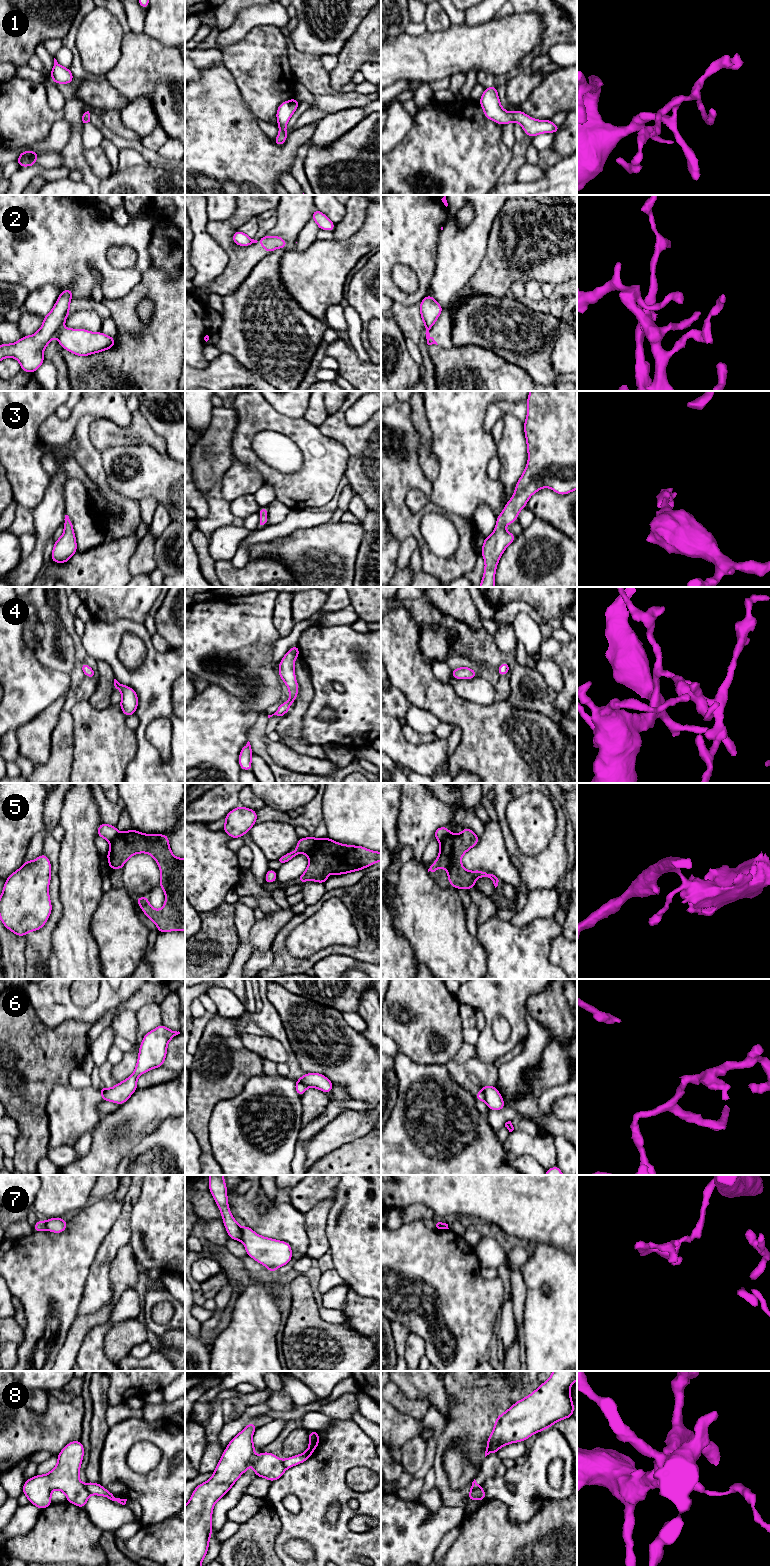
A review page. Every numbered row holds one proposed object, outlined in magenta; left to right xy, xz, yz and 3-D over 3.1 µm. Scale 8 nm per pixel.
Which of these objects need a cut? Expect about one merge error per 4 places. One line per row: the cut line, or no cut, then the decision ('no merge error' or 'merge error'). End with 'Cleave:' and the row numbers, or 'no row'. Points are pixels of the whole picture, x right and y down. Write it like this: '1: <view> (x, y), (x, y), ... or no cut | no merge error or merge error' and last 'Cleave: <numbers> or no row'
1: no cut | no merge error
2: xy (60, 329), (55, 335) | merge error
3: no cut | no merge error
4: no cut | no merge error
5: xz (316, 839), (305, 853) | merge error
6: yz (481, 1089), (484, 1092), (484, 1100) | merge error
7: xz (240, 1229), (242, 1239) | merge error
8: xy (84, 1485), (90, 1493) | merge error
Cleave: 2, 5, 6, 7, 8

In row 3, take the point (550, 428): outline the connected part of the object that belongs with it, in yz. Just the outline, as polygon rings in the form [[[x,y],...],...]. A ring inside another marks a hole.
[[[530,391],[527,404],[524,431],[527,441],[528,463],[516,484],[515,493],[505,505],[503,512],[497,516],[493,533],[484,538],[480,554],[485,560],[485,569],[479,587],[494,587],[495,572],[499,559],[507,546],[517,537],[507,532],[504,526],[517,520],[519,512],[527,505],[529,498],[544,487],[548,487],[560,495],[566,495],[577,489],[577,391]]]

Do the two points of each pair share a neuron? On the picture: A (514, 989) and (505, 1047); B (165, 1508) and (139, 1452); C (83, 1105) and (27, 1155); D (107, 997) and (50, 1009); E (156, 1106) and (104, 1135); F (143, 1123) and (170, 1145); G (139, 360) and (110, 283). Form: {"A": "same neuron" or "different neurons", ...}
{"A": "same neuron", "B": "different neurons", "C": "different neurons", "D": "same neuron", "E": "same neuron", "F": "different neurons", "G": "different neurons"}

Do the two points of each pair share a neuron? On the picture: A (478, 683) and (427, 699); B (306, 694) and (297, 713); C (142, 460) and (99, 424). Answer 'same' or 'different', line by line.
A: different
B: same
C: different

